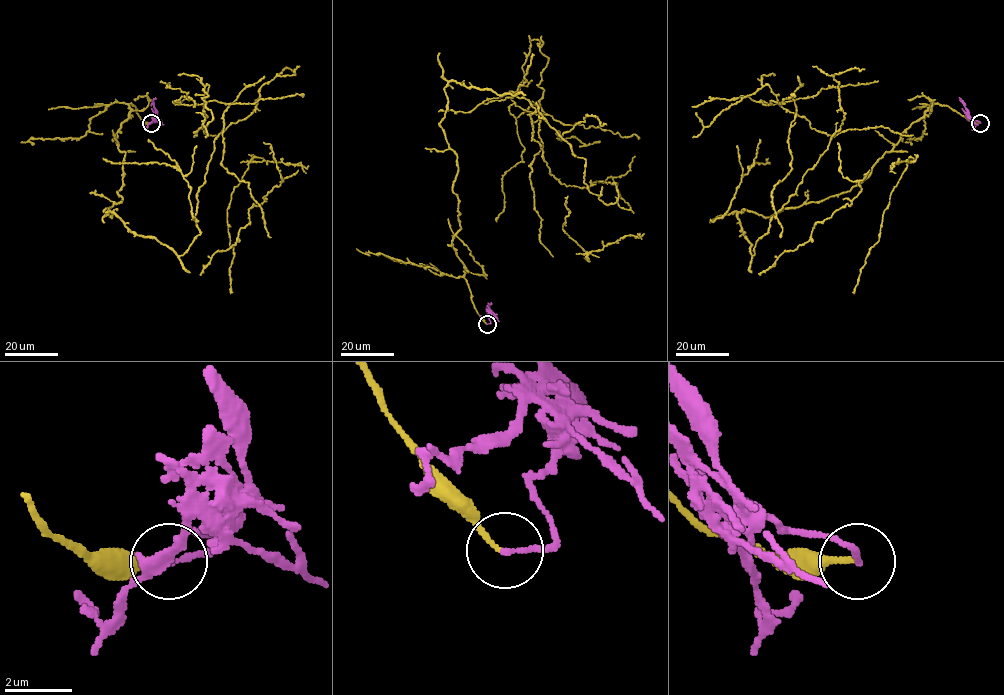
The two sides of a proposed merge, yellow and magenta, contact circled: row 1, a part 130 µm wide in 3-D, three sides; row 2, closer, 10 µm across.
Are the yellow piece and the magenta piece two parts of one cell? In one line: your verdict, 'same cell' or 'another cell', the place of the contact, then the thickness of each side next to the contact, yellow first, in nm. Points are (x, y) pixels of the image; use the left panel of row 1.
another cell; at (151, 123); 130 nm thick on the yellow side, 160 nm on the other

